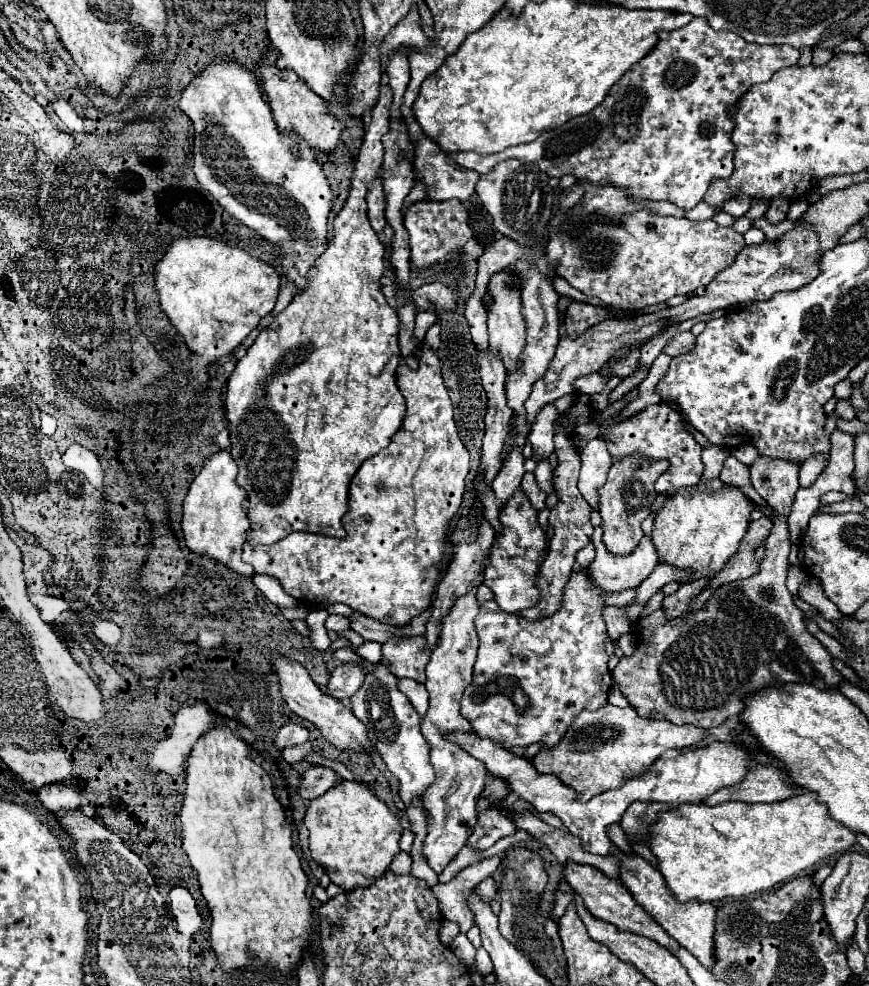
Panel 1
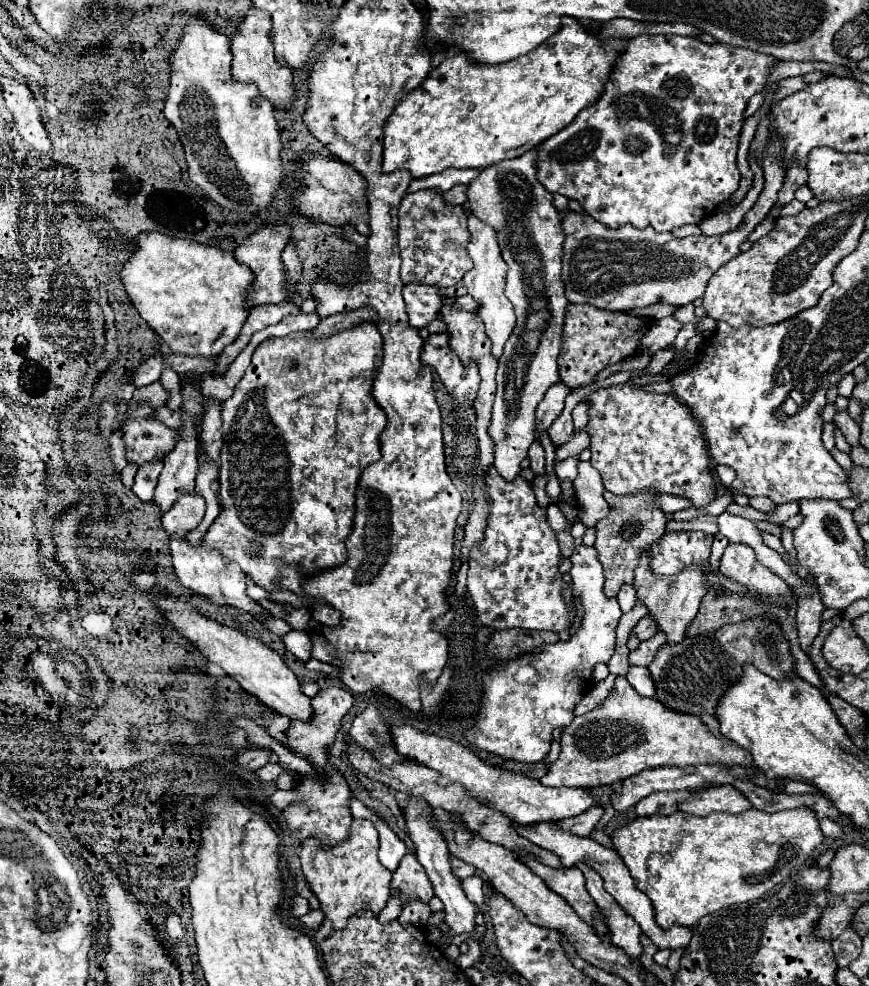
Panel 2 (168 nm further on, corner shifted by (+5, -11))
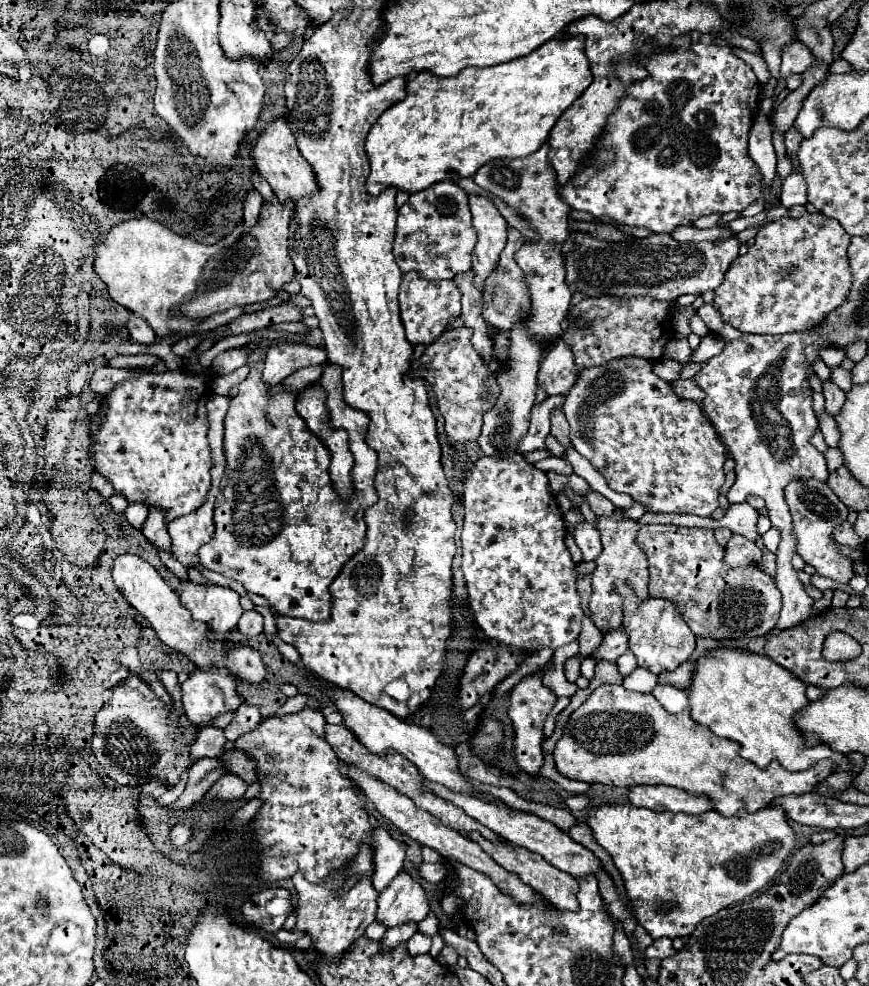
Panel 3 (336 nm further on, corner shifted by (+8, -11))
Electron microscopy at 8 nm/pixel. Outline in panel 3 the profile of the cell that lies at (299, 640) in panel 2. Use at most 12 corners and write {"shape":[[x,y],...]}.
{"shape":[[255,607],[263,615],[265,635],[277,635],[275,619],[267,607]]}

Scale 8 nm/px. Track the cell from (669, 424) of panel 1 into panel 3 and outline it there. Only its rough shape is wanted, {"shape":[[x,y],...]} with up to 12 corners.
{"shape":[[653,361],[585,369],[573,447],[653,513],[709,517],[727,449]]}

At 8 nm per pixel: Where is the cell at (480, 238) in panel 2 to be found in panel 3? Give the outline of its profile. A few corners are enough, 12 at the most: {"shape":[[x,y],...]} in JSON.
{"shape":[[469,195],[475,285],[497,267],[507,221],[489,197]]}

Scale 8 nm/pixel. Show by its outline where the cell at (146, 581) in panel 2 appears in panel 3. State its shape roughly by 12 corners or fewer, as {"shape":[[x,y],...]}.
{"shape":[[137,555],[115,557],[113,581],[157,637],[209,669],[265,681],[247,645],[207,641],[179,593]]}

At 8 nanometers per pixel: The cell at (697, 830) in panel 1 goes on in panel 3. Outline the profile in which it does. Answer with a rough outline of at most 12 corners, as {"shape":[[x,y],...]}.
{"shape":[[589,809],[653,939],[769,885],[795,851],[755,813]]}

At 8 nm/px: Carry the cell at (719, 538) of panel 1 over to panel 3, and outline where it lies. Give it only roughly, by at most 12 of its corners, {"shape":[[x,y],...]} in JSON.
{"shape":[[627,585],[623,631],[637,665],[675,671],[695,635],[671,601],[637,601]]}

